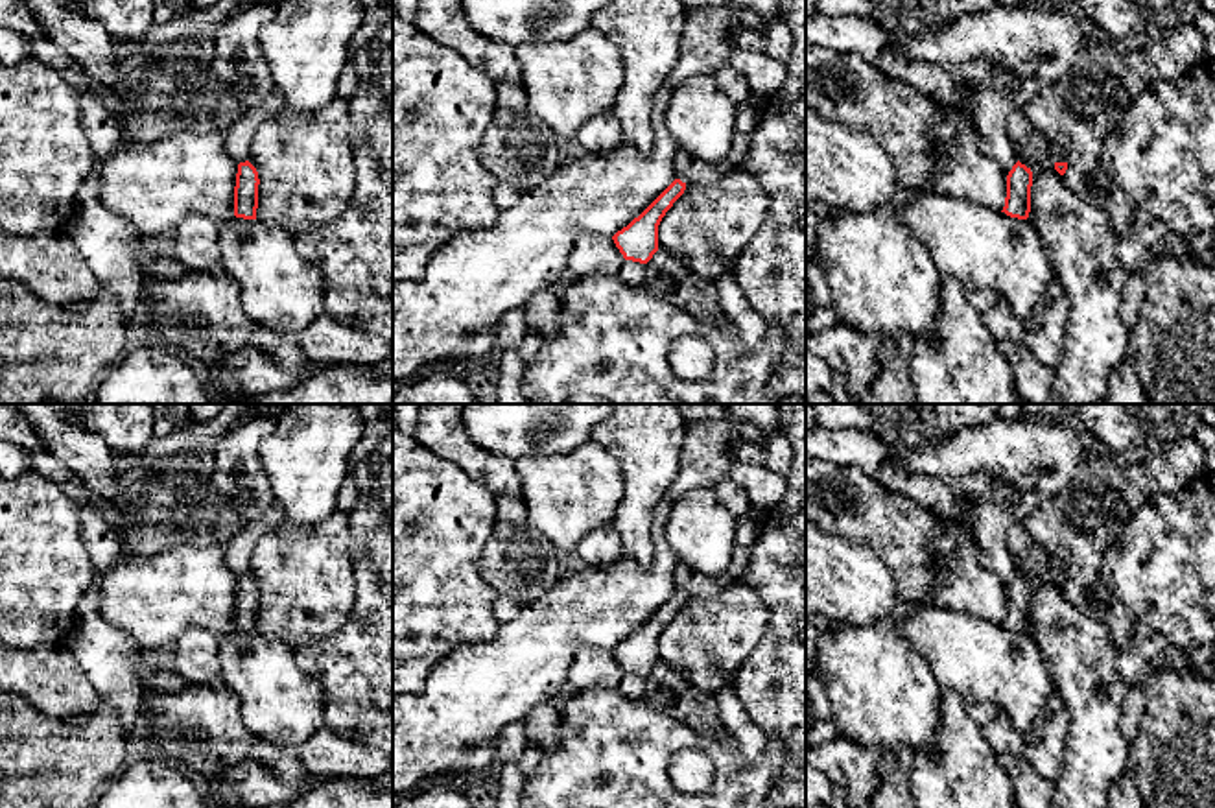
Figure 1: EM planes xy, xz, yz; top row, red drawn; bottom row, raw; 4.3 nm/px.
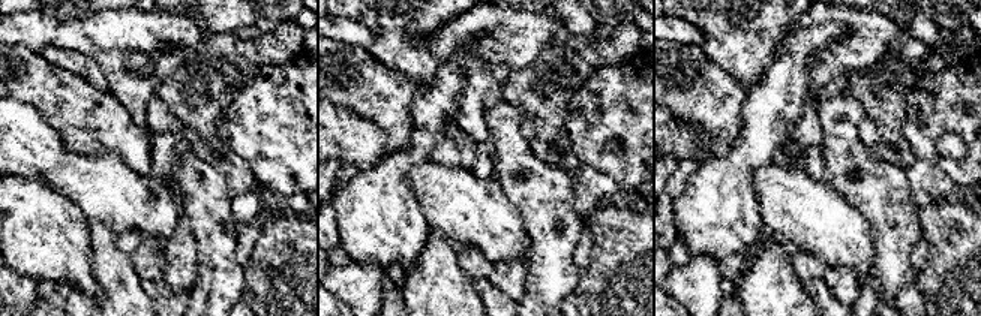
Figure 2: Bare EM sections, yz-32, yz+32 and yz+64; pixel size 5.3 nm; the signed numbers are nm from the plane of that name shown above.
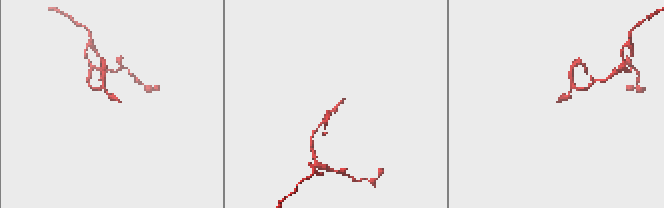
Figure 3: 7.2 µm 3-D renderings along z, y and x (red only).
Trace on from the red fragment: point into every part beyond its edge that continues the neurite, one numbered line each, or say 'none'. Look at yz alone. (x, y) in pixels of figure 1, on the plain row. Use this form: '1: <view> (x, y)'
1: yz (1003, 469)

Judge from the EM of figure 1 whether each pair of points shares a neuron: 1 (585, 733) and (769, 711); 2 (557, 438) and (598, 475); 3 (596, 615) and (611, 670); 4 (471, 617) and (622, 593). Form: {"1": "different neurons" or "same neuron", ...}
{"1": "different neurons", "2": "different neurons", "3": "different neurons", "4": "different neurons"}

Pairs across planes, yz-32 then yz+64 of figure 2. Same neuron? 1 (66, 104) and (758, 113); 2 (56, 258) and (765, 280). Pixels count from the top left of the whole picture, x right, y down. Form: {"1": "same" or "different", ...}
{"1": "different", "2": "different"}

